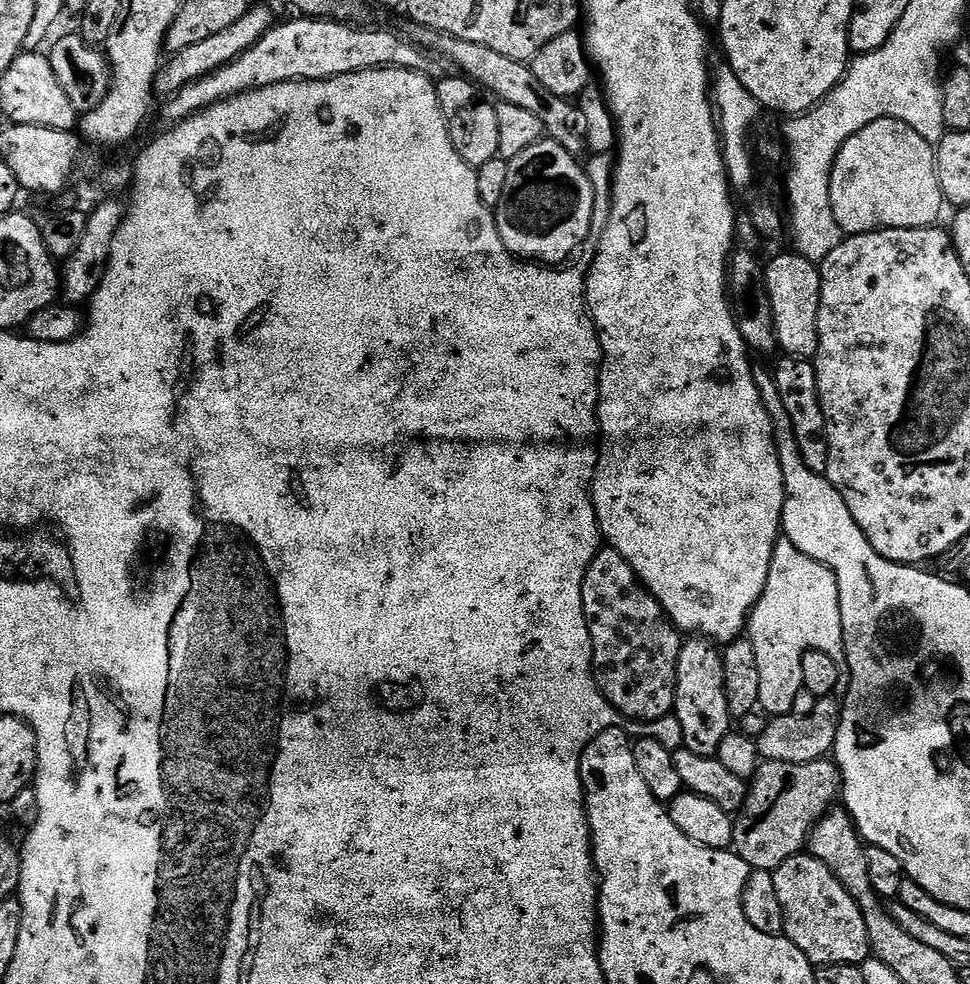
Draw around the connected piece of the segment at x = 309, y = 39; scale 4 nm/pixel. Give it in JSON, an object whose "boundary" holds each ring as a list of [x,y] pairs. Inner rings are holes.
{"boundary":[[[296,18],[285,24],[273,23],[272,27],[238,58],[188,84],[167,101],[164,116],[168,122],[188,120],[203,108],[228,100],[243,92],[253,92],[291,80],[329,80],[342,74],[365,72],[371,68],[405,68],[411,72],[427,73],[433,57],[419,44],[387,32],[384,28],[353,26],[327,18]]]}

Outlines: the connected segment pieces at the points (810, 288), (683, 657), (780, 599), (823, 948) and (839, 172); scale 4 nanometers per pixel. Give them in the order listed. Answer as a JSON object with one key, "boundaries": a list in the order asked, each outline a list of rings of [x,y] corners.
{"boundaries":[[[[787,250],[767,261],[764,277],[770,306],[774,310],[776,342],[792,358],[812,358],[818,350],[818,310],[820,309],[820,269],[813,261]]],[[[688,638],[680,645],[676,675],[676,707],[674,714],[682,726],[683,747],[694,754],[715,756],[722,738],[733,731],[734,717],[726,702],[726,674],[721,649],[713,641]]],[[[787,538],[777,540],[774,546],[766,590],[752,607],[746,636],[754,646],[754,654],[758,654],[758,698],[760,708],[768,711],[769,717],[791,713],[794,698],[804,686],[802,658],[810,650],[822,650],[822,654],[830,654],[838,662],[838,683],[833,695],[843,698],[849,692],[850,670],[844,649],[838,582],[828,567],[802,554]]],[[[801,854],[786,858],[773,872],[774,890],[782,902],[783,935],[788,937],[813,966],[822,964],[863,965],[870,949],[866,922],[856,899],[838,882],[836,875],[818,858]]],[[[894,118],[870,122],[842,146],[832,167],[830,206],[841,233],[857,236],[880,228],[931,228],[946,201],[936,169],[936,149],[918,128]]]]}

